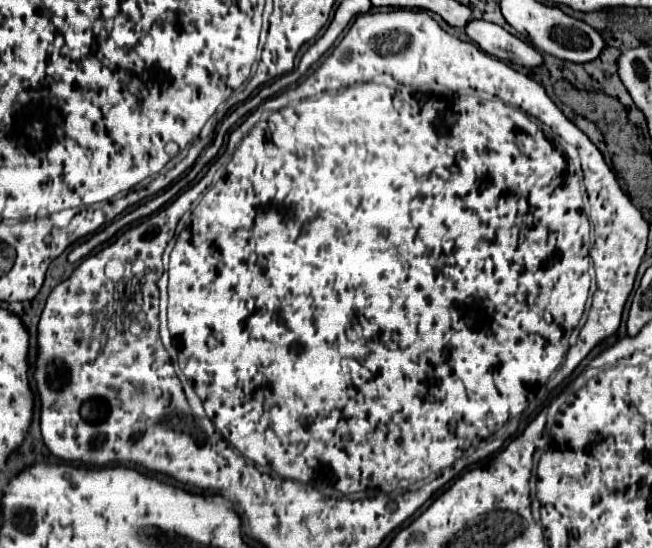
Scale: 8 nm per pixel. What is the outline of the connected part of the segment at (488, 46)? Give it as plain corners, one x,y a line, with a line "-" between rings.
473,20
467,24
465,34
473,42
477,42
487,54
491,54
499,60
507,60
511,64
519,64
525,68
543,66
543,56
535,46
513,36
511,32
503,30
501,26
495,26
491,22
483,22
483,20

